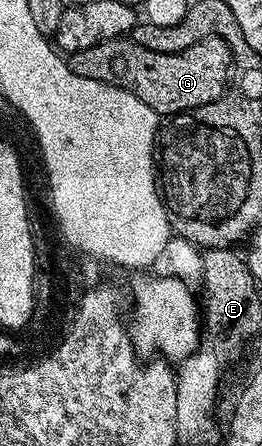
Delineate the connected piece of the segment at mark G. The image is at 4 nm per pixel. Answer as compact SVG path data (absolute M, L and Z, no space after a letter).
M206 36L181 48L184 48L181 52L164 52L160 48L138 46L138 42L131 38L121 38L98 42L98 46L73 52L67 57L67 62L68 68L74 74L126 90L134 94L134 98L146 102L146 106L150 106L150 110L154 110L157 117L171 118L179 112L189 112L191 108L213 104L221 99L226 92L224 87L228 84L228 71L232 68L233 45L225 42L221 36Z

